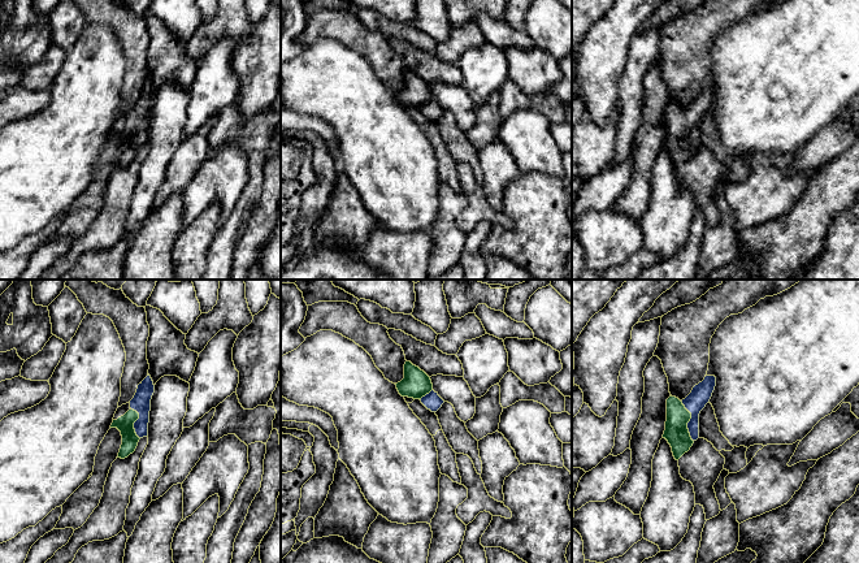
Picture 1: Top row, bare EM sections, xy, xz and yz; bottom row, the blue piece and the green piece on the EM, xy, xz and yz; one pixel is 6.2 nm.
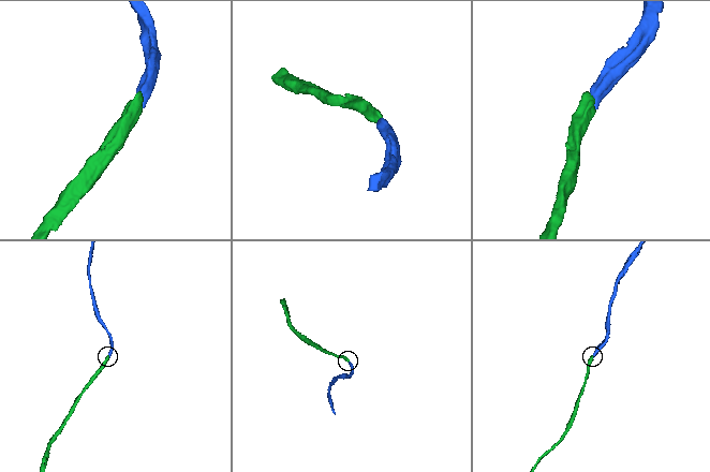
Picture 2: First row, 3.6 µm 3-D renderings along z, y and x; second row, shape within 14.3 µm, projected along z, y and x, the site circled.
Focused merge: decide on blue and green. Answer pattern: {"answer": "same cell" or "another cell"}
{"answer": "same cell"}

